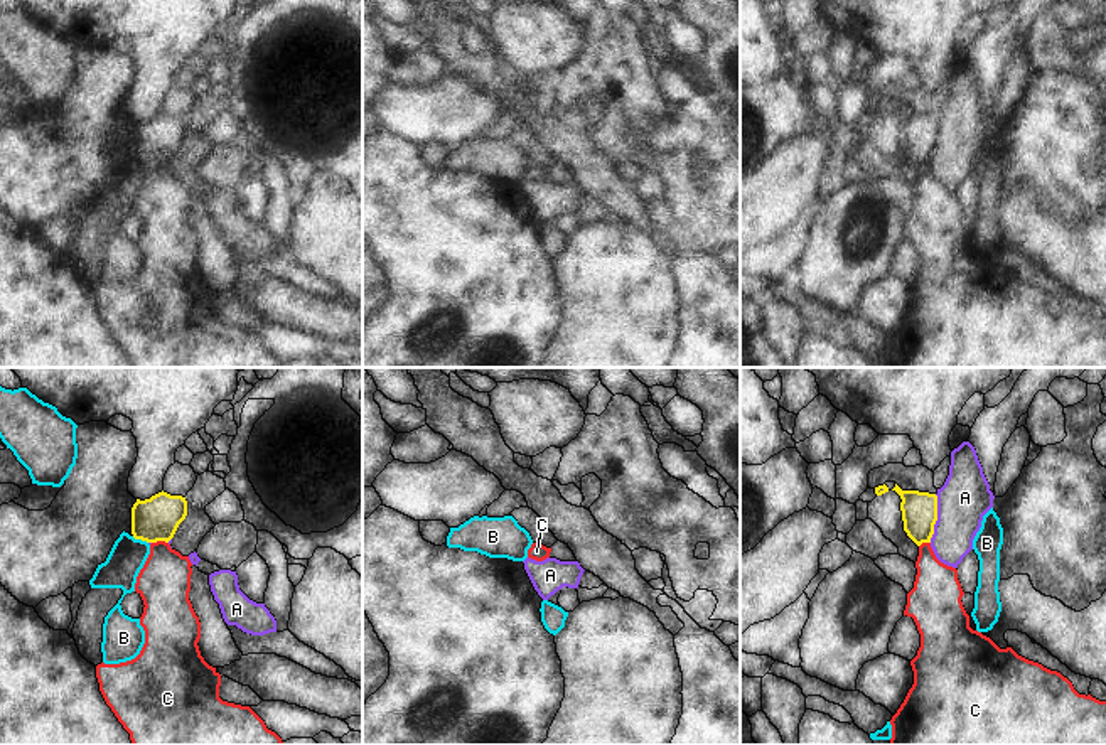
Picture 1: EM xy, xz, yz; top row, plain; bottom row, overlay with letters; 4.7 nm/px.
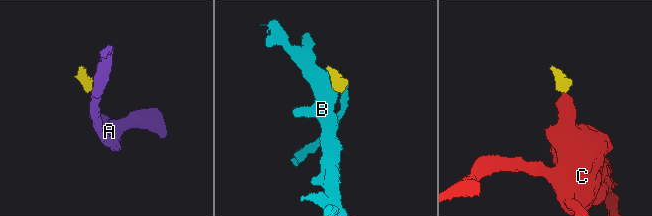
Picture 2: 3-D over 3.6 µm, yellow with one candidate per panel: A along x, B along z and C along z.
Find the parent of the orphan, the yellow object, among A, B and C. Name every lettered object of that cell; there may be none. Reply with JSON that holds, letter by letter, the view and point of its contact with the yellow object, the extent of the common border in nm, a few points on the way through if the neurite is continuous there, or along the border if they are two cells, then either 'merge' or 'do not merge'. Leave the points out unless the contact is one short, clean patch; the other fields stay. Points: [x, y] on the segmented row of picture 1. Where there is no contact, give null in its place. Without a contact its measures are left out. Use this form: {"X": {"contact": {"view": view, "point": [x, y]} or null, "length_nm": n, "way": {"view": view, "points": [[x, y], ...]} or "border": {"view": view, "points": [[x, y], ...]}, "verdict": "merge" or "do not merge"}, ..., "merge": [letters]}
{"A": {"contact": {"view": "yz", "point": [936, 518]}, "length_nm": 240, "border": {"view": "yz", "points": [[936, 494], [936, 523], [929, 541]]}, "verdict": "do not merge"}, "B": {"contact": {"view": "xy", "point": [140, 538]}, "length_nm": 90, "border": {"view": "xy", "points": [[132, 536], [147, 543]]}, "verdict": "do not merge"}, "C": {"contact": {"view": "xy", "point": [159, 540]}, "length_nm": 80, "way": {"view": "xy", "points": [[154, 519], [159, 528], [159, 540], [164, 582]]}, "verdict": "merge"}, "merge": ["C"]}

